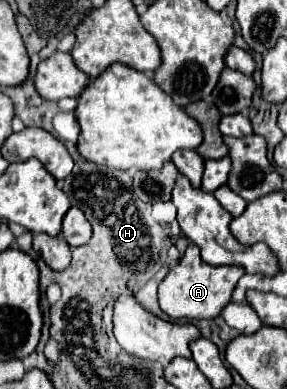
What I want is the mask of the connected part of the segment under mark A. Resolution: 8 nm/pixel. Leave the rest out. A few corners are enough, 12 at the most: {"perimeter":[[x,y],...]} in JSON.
{"perimeter":[[188,244],[158,286],[170,318],[216,318],[242,266],[210,266]]}

